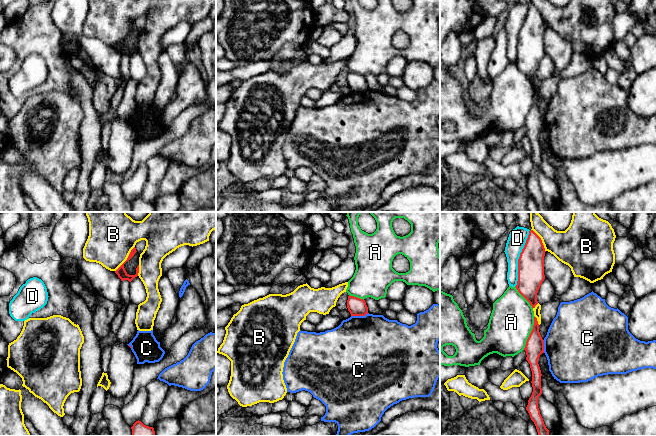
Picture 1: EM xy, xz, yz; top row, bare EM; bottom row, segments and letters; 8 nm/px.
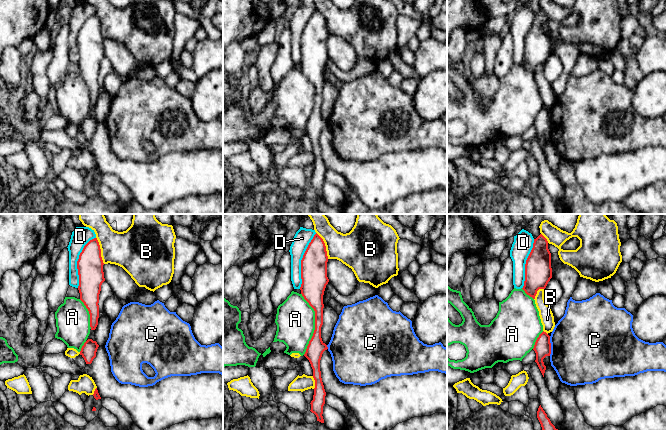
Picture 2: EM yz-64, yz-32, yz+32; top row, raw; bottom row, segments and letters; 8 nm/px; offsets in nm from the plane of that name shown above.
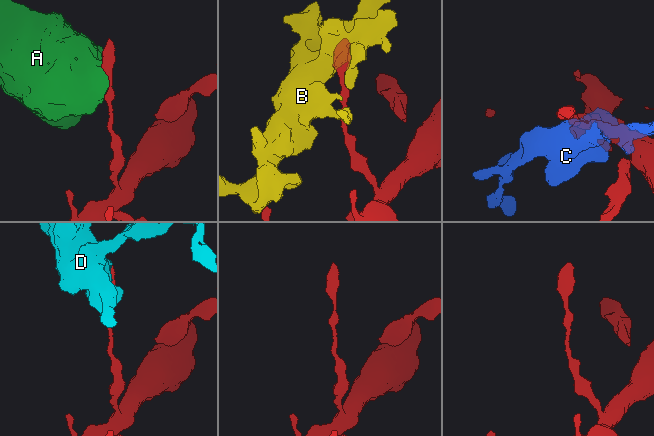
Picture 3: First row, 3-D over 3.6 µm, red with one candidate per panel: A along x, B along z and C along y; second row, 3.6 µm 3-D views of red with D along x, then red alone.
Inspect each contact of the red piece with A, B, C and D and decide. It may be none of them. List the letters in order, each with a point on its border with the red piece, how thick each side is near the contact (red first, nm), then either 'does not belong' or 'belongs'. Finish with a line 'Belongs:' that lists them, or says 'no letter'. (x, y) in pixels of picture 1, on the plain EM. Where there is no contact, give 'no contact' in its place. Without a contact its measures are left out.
A: meets red in yz at (530, 109); 150 nm thick on the red side, 360 nm on the other; does not belong
B: meets red in xy at (127, 35); 80 nm thick on the red side, 340 nm on the other; does not belong
C: meets red in xz at (359, 91); 140 nm thick on the red side, 500 nm on the other; does not belong
D: meets red in yz at (519, 34); 200 nm thick on the red side, 150 nm on the other; does not belong
Belongs: no letter

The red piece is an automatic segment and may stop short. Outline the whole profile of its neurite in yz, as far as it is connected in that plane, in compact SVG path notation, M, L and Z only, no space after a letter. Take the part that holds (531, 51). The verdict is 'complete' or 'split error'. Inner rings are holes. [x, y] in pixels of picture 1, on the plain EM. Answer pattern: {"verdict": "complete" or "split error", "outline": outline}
{"verdict": "complete", "outline": "M530 6L518 35L518 57L515 63L532 84L538 80L537 69L545 55L545 28L541 14Z"}

